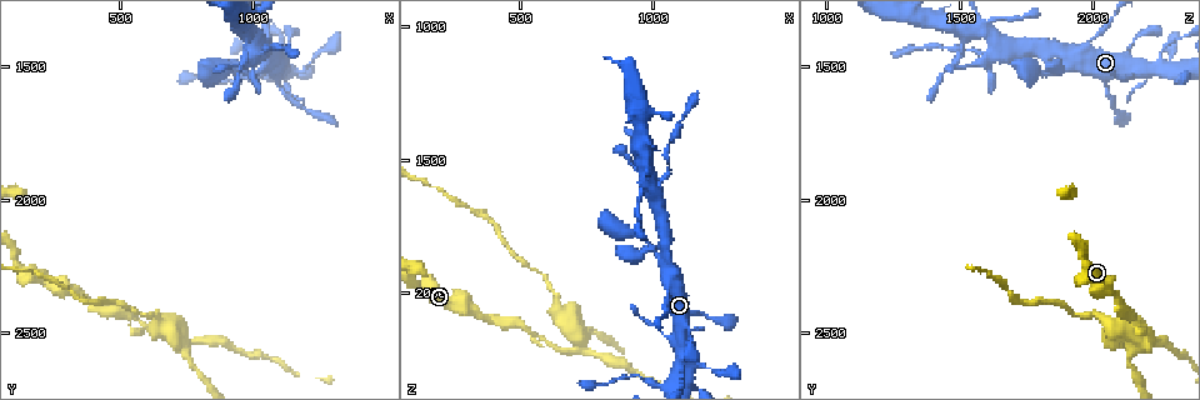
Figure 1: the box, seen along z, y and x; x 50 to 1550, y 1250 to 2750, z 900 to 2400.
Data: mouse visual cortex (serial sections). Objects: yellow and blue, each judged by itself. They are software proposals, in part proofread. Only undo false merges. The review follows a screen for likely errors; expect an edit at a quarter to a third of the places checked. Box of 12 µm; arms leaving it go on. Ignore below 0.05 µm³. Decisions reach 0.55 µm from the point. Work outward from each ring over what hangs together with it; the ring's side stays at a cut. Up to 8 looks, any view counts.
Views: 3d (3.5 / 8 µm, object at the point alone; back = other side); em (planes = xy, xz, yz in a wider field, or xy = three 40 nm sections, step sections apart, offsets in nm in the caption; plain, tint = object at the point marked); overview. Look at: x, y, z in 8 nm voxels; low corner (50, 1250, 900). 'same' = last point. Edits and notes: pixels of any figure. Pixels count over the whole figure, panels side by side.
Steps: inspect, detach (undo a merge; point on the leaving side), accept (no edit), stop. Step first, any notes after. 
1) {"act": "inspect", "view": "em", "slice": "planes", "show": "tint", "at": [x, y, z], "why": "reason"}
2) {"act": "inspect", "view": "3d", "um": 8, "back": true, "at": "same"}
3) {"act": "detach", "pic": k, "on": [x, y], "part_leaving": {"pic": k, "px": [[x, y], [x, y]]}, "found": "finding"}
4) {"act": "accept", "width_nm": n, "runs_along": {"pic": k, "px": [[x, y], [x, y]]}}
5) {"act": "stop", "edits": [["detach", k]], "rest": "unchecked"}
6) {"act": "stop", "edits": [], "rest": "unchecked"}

{"act": "inspect", "view": "3d", "um": 3.5, "at": [1050, 1430, 1540], "why": "narrows sharply"}

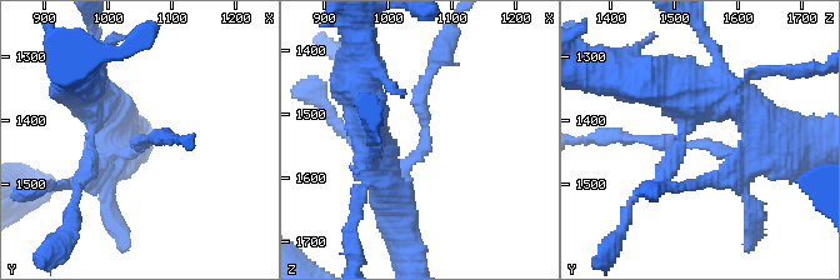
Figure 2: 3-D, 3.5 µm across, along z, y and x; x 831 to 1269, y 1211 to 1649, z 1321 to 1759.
{"act": "inspect", "view": "em", "slice": "xy", "step": 3, "show": "tint", "at": [1060, 1440, 1530], "arm_widths_nm": [150, 300]}

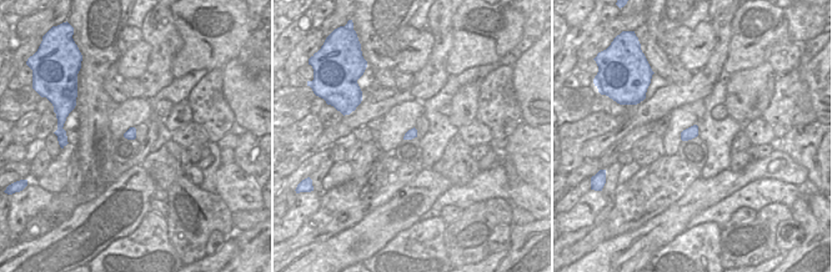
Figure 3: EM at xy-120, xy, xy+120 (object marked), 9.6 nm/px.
{"act": "inspect", "view": "em", "slice": "xy", "step": 5, "show": "tint", "at": "same", "why": "cut it another way"}

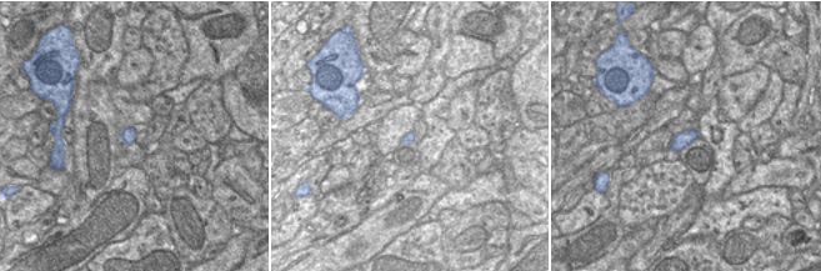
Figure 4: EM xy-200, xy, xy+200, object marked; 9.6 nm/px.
{"act": "detach", "pic": 2, "on": [668, 139], "part_leaving": {"pic": 2, "px": [[415, 158], [426, 131], [423, 84], [441, 45]]}, "found": "a second cell is stuck on"}

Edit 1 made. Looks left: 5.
{"act": "inspect", "view": "overview"}

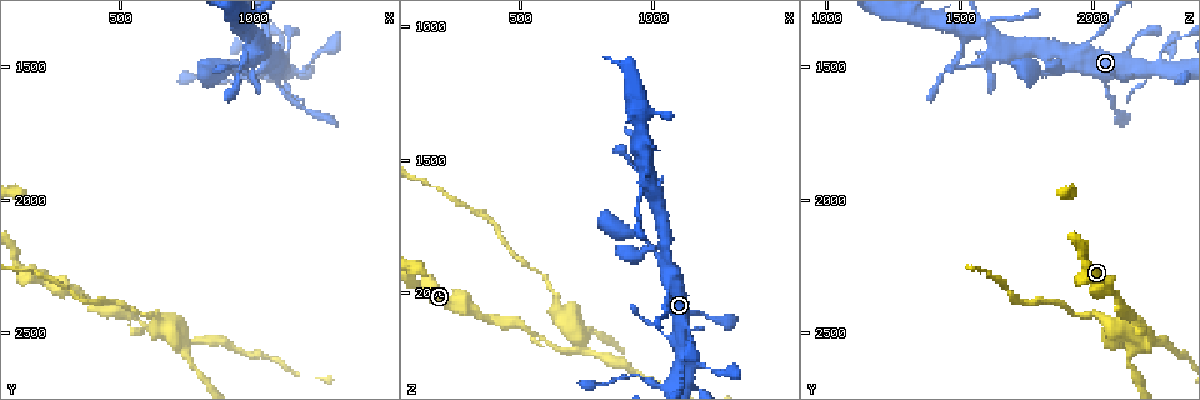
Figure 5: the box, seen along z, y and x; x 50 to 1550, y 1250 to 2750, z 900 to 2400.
{"act": "inspect", "view": "3d", "um": 3.5, "back": true, "at": [1100, 1520, 2170], "why": "sharp bend"}

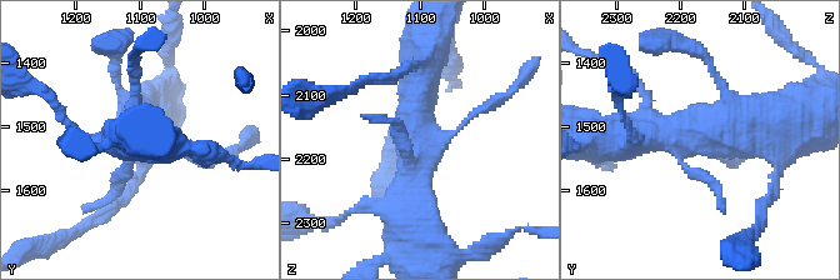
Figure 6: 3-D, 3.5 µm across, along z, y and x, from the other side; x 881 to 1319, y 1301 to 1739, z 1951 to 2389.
{"act": "inspect", "view": "em", "slice": "xy", "step": 2, "show": "tint", "at": [1090, 1525, 2170], "why": "now the EM"}

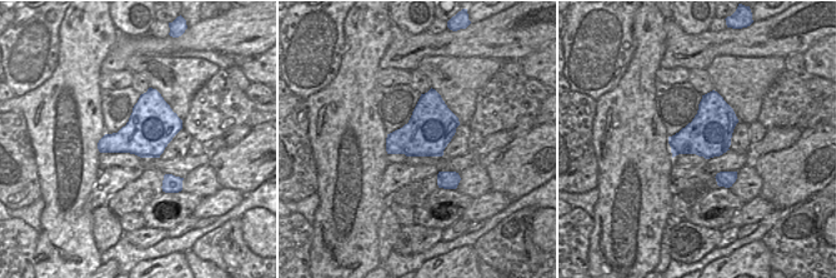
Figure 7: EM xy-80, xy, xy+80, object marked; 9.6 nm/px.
{"act": "inspect", "view": "em", "slice": "xy", "step": 3, "show": "tint", "at": "same"}

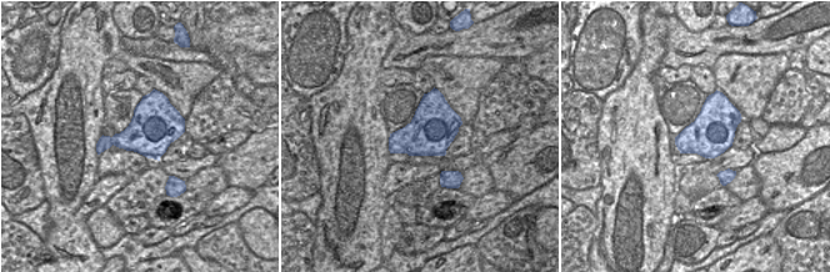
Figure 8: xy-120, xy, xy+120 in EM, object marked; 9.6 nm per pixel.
{"act": "accept", "runs_along": {"pic": 6, "px": [[421, 61], [414, 135], [453, 135], [494, 100]]}, "found": "one cell here"}

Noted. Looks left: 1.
{"act": "stop", "edits": [["detach", 2]], "rest": "unchecked"}

